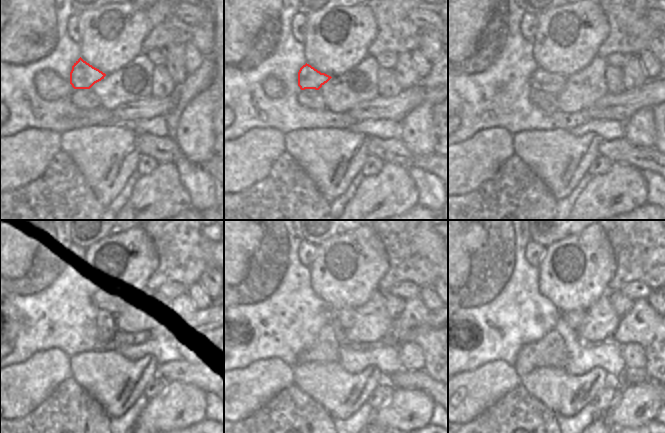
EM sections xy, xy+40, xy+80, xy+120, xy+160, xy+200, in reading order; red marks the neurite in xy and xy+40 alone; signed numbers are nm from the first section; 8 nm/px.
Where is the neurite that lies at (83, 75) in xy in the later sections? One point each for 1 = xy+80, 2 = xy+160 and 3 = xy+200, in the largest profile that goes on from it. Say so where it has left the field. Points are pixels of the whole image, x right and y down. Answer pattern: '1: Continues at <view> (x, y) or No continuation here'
1: Continues at xy+80 (553, 83)
2: Continues at xy+160 (346, 317)
3: Continues at xy+200 (574, 319)

